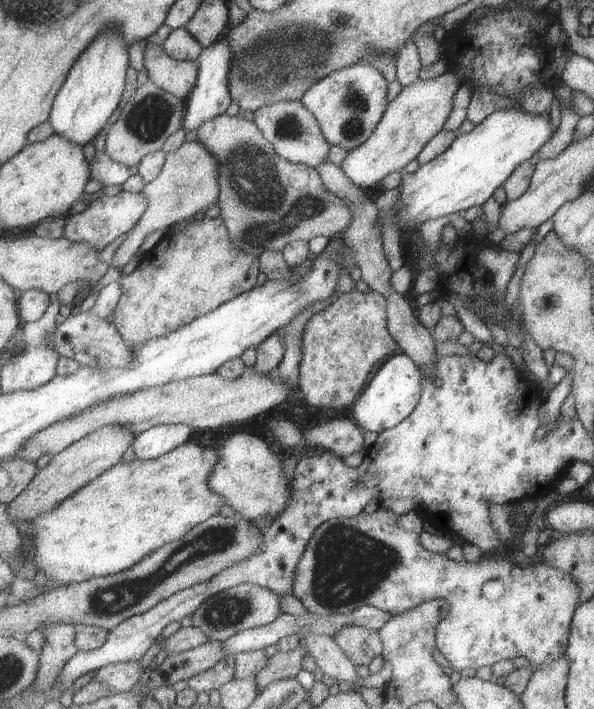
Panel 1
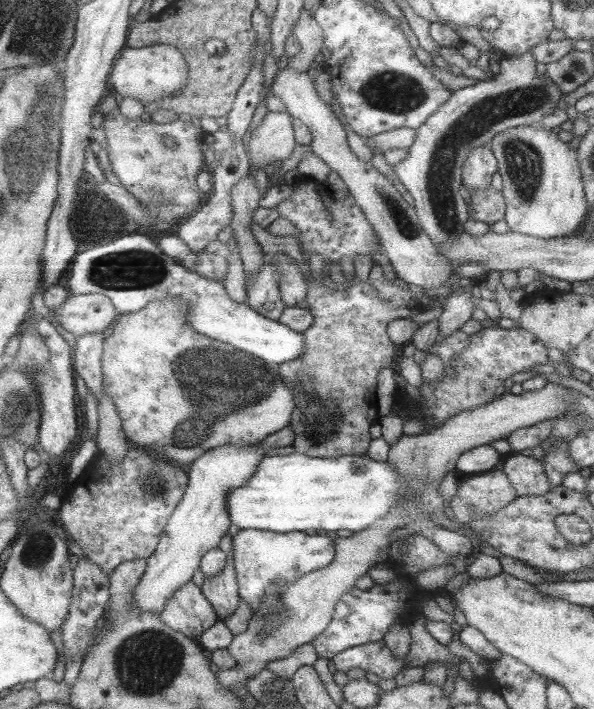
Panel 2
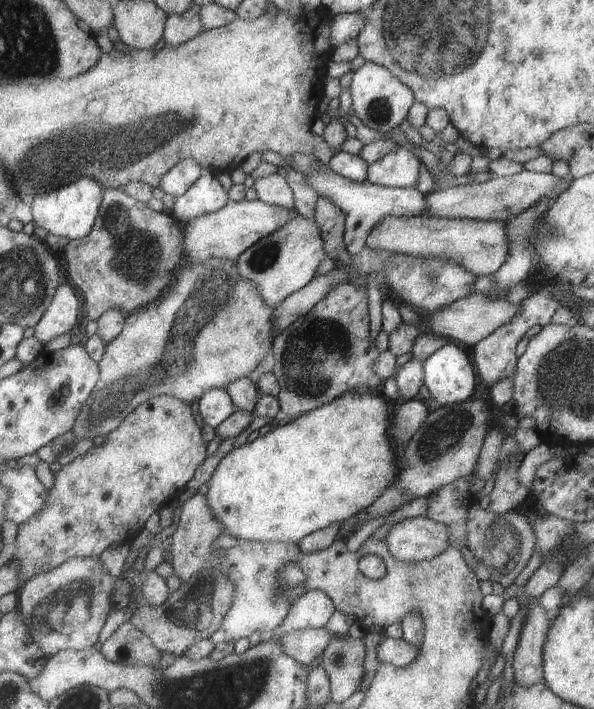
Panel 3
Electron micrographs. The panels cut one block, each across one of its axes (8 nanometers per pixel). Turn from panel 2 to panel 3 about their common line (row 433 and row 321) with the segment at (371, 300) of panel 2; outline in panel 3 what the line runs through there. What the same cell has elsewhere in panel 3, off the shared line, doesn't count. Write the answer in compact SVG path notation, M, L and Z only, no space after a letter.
M343 282L335 286L319 304L293 322L274 340L273 372L281 382L279 402L282 412L291 420L314 411L347 392L361 388L380 388L384 380L375 370L381 352L371 338L369 322L369 290Z

